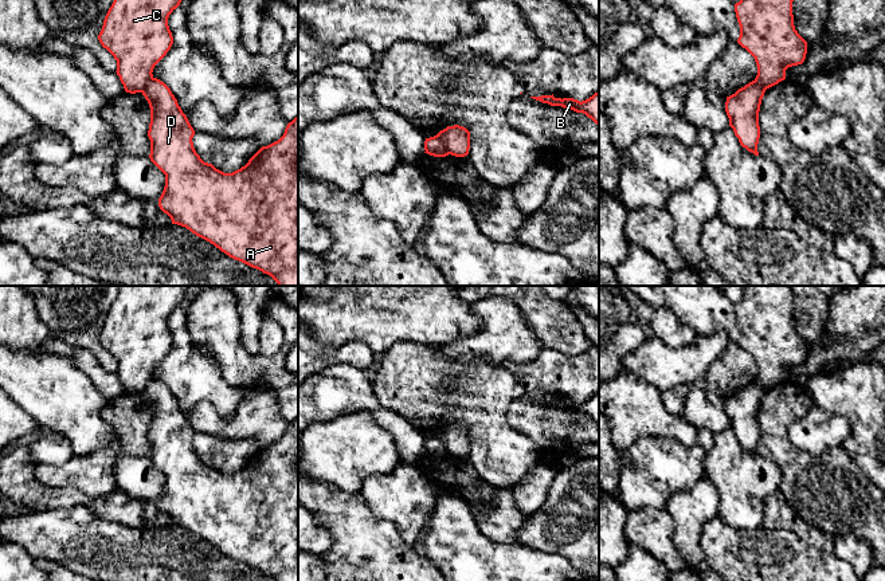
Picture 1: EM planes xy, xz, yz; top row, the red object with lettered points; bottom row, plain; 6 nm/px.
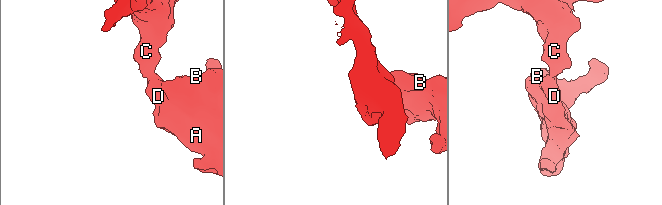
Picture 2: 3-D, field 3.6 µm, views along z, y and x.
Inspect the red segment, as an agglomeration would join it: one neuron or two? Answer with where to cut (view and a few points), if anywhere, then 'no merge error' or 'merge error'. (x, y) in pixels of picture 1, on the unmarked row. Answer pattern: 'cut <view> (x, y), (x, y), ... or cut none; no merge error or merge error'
cut xz (437, 435), (449, 454); merge error

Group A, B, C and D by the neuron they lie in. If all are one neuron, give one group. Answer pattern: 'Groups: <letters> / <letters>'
Groups: A B D / C

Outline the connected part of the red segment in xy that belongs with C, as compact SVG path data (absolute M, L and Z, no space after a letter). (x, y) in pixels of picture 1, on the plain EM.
M120 286L98 341L117 361L126 393L142 393L154 366L173 345L169 315L180 306L188 286Z

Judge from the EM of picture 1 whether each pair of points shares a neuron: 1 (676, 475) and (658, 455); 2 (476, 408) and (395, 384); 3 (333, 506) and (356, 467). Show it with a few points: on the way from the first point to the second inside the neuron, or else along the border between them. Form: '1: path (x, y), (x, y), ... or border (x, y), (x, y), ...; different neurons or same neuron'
1: path (670, 470), (661, 460); same neuron
2: path (455, 405), (434, 405), (415, 388); same neuron
3: border (313, 478), (327, 481), (345, 491), (357, 493); different neurons

